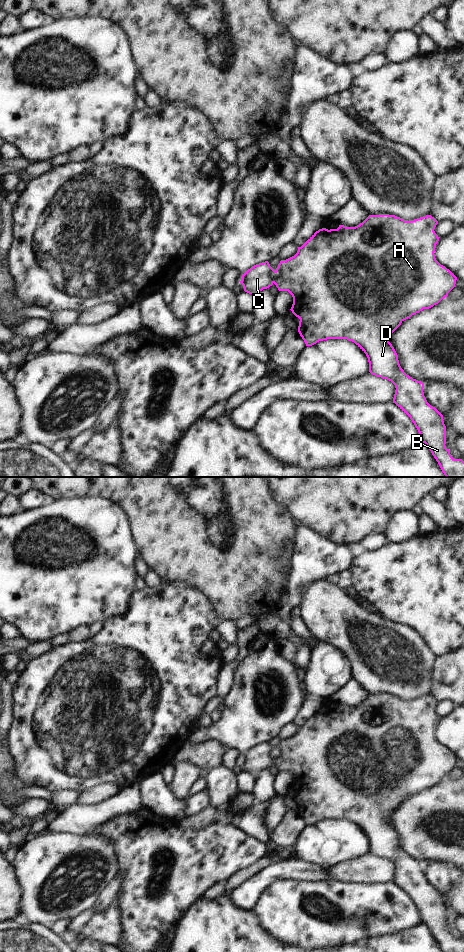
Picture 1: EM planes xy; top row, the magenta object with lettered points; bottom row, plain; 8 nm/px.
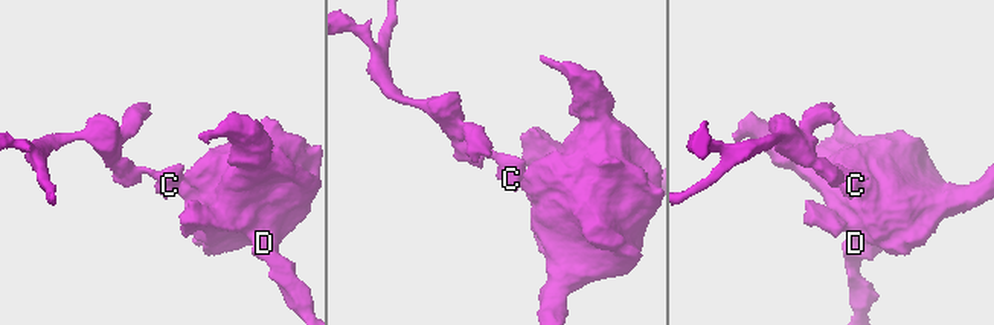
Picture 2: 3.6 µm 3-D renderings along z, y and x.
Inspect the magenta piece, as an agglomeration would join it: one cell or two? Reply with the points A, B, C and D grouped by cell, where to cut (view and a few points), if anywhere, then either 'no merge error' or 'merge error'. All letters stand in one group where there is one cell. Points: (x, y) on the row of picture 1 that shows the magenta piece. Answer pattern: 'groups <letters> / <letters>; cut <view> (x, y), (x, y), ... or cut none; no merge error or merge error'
groups A B C D; cut none; no merge error

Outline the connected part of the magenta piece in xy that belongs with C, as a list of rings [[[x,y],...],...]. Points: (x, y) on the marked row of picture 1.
[[[369,215],[355,227],[339,225],[337,229],[322,228],[316,231],[297,253],[281,260],[274,270],[268,261],[248,269],[240,283],[244,291],[258,294],[273,284],[279,291],[288,291],[293,297],[292,313],[300,319],[298,332],[306,346],[327,339],[347,339],[354,342],[367,356],[369,372],[385,378],[395,385],[393,403],[406,413],[417,428],[421,443],[425,443],[446,477],[464,477],[464,461],[451,456],[446,448],[446,426],[443,415],[431,406],[423,392],[424,383],[413,379],[401,368],[398,355],[389,342],[392,333],[401,323],[423,309],[429,309],[448,296],[455,287],[457,277],[435,258],[439,236],[434,229],[438,221],[431,215],[404,220],[395,215]]]

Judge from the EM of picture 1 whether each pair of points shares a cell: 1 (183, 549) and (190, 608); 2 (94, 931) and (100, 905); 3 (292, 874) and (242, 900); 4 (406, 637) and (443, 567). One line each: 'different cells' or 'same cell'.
1: different cells
2: different cells
3: same cell
4: different cells

